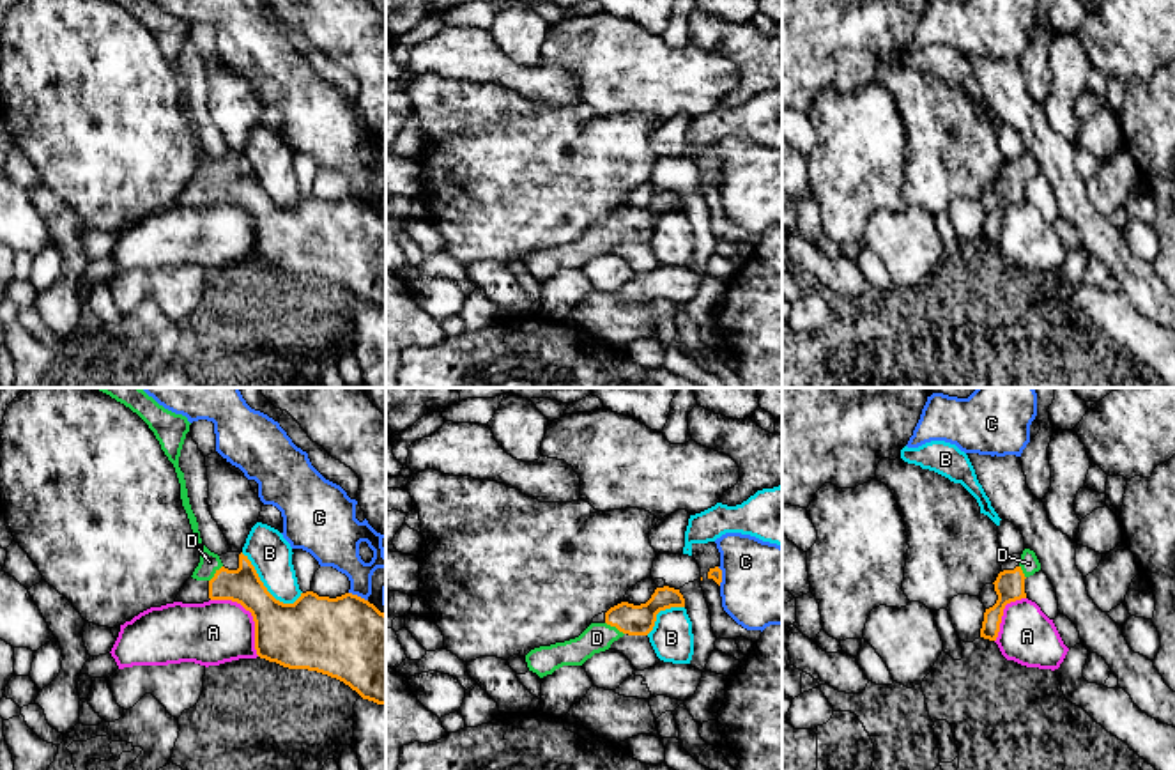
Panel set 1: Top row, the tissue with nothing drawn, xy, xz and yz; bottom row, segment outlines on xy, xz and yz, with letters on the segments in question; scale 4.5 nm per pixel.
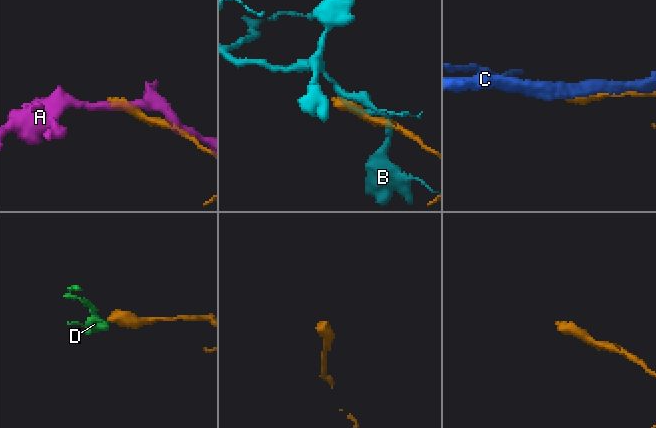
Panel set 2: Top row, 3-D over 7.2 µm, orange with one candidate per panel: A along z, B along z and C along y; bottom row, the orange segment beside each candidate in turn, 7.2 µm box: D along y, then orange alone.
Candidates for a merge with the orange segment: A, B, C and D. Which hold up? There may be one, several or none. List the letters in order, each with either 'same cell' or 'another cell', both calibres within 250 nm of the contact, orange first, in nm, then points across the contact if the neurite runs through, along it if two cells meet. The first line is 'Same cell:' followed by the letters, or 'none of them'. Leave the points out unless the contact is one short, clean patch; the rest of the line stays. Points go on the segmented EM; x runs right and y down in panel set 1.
Same cell: D
A: another cell | 300/280 nm
B: another cell | 280/190 nm
C: another cell | 380/200 nm
D: same cell | 140/130 nm | across xz (636, 620), (614, 625), (597, 638)

